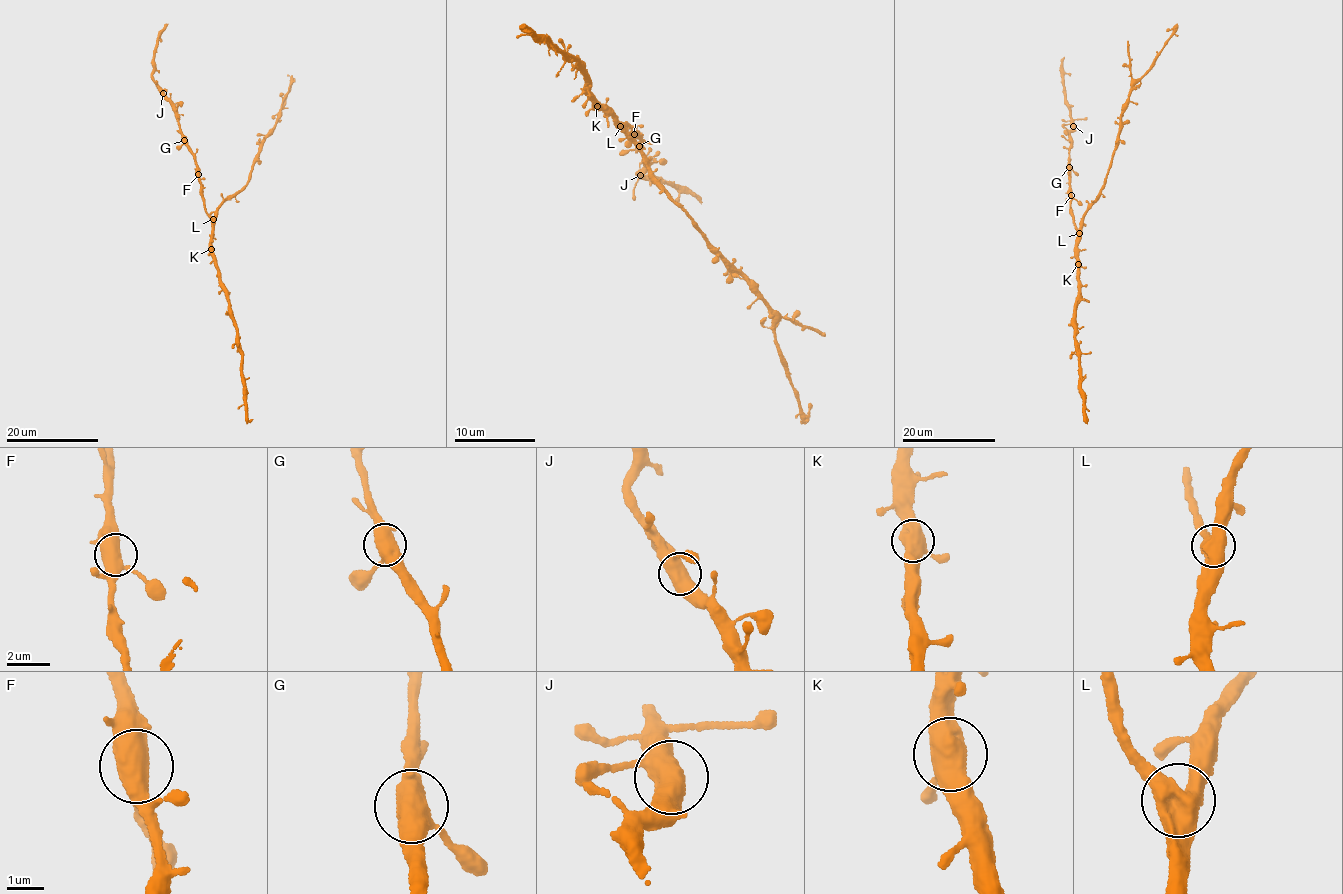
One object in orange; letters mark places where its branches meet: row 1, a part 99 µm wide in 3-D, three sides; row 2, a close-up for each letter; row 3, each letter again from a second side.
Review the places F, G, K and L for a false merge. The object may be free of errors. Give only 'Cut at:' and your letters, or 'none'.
Cut at: none

